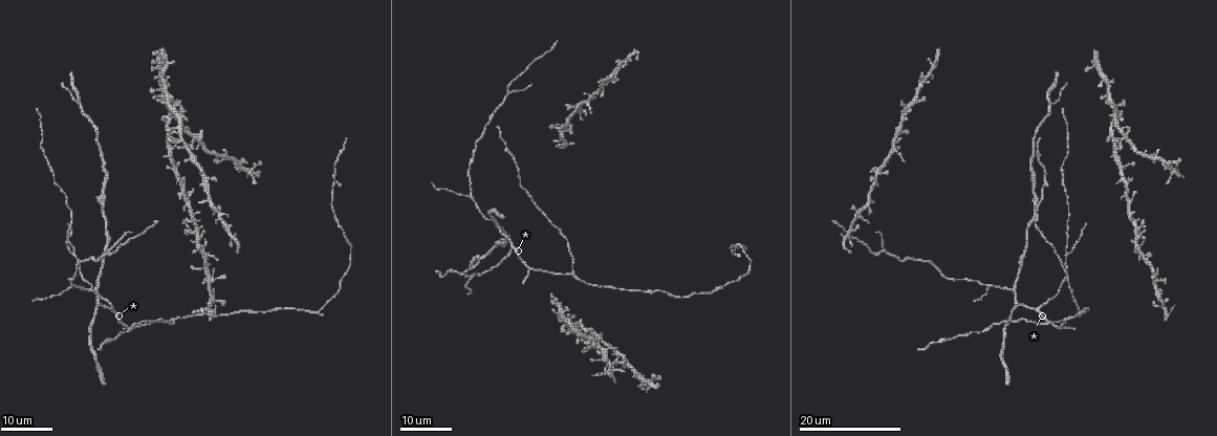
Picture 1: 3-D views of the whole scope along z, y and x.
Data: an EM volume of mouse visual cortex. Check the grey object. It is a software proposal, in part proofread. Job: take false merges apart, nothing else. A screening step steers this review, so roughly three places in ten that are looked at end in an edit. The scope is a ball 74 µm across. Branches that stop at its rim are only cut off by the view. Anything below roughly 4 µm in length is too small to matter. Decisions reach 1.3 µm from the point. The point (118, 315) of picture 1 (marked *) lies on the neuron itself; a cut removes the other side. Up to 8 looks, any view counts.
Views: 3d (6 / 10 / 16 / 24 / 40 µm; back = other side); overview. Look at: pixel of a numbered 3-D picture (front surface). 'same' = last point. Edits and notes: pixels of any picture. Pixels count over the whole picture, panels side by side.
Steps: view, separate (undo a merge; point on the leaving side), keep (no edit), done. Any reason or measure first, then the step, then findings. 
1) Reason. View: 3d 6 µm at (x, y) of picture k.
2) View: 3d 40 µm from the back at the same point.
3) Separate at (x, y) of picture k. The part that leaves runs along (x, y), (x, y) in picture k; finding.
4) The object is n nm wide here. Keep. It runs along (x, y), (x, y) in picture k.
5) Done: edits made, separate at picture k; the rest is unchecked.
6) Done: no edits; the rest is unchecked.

Small branch off a trunk. View: 3d 24 µm at (1065, 321) of picture 1.

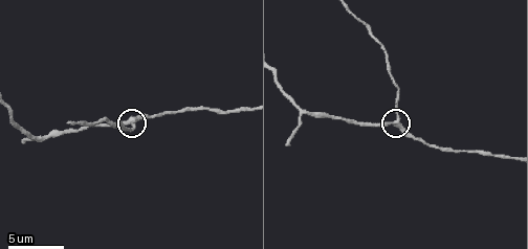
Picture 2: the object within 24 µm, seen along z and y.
Zoom in. View: 3d 10 µm at (133, 119) of picture 2.

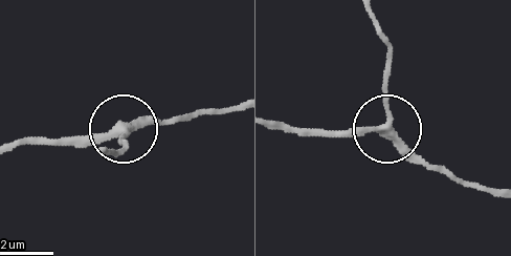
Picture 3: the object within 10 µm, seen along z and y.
3 arms meet here. Keep. It runs along (276, 123), (337, 133), (378, 131), (385, 120), (385, 55) in picture 3; continuous, no second neuron.

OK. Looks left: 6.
A fork. View: 3d 16 µm at (1037, 310) of picture 1.

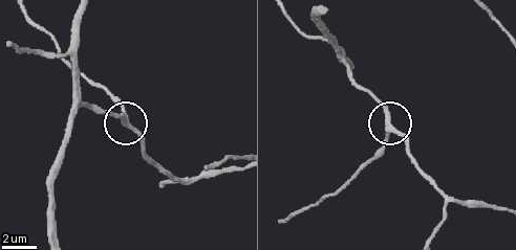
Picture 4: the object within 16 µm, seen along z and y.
View: 3d 6 µm at (386, 119) of picture 4.

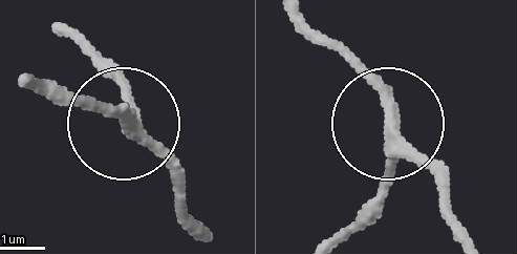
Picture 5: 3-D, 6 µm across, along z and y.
The side arm is 51 µm long. Keep. It runs along (442, 171), (392, 126), (389, 186), (359, 228) in picture 5; one neuron here.

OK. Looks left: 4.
Three-way junction. View: 3d 16 µm at (987, 287) of picture 1.

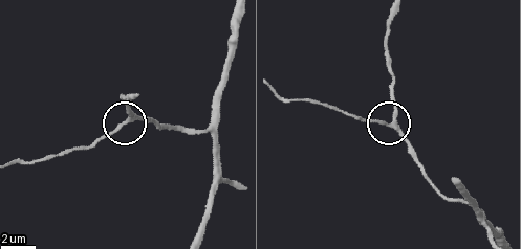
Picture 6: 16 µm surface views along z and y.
View: 3d 10 µm at (388, 123) of picture 6.

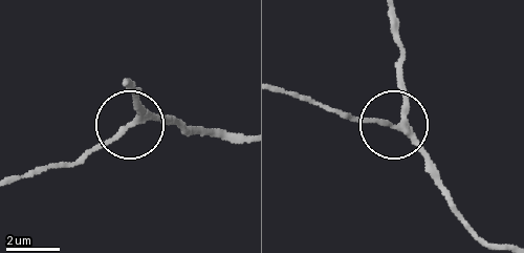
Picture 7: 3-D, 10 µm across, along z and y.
Keep. It runs along (476, 233), (433, 166), (399, 132), (366, 119), (341, 119) in picture 7; continuous, no second neuron.

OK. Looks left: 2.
A fork. View: 3d 24 µm at (510, 94) of picture 1.

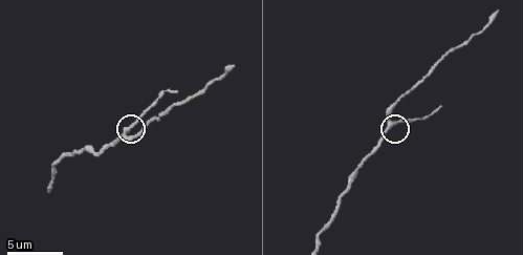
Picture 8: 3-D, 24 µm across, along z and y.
View: 3d 10 µm at (389, 122) of picture 8.

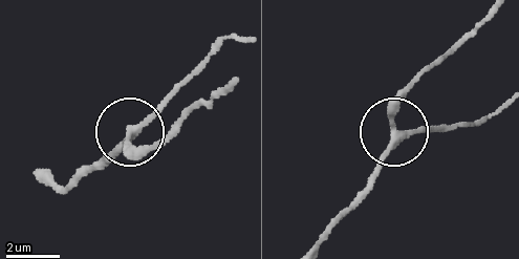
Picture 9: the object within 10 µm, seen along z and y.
Keep. It runs along (40, 180), (62, 188), (103, 163), (197, 68) in picture 9; all the same neuron.

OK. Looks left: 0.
Done: no edits; the rest is unchecked.

